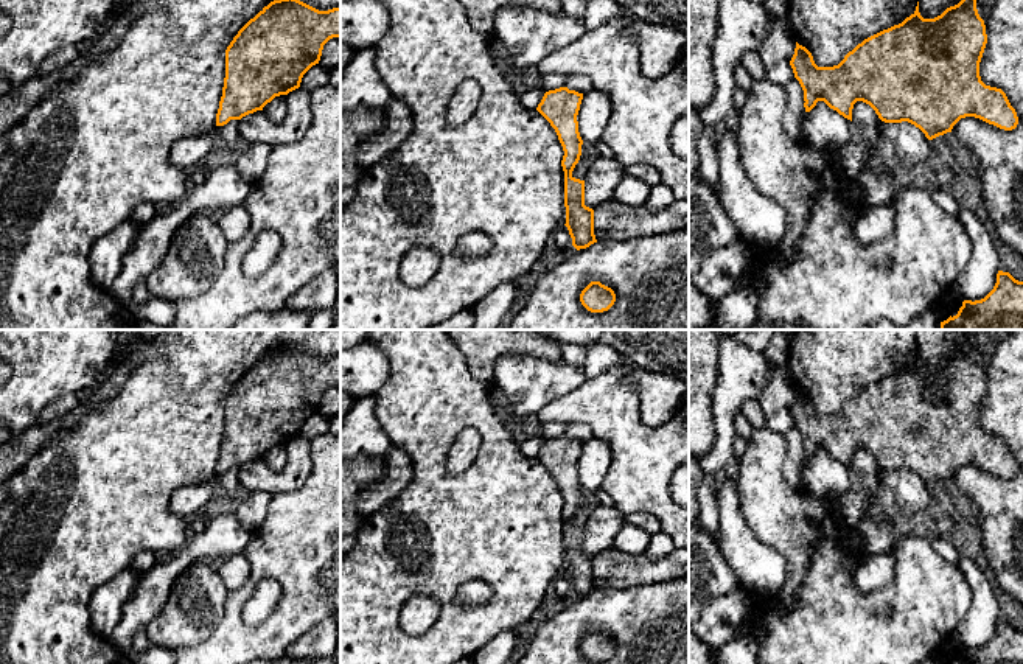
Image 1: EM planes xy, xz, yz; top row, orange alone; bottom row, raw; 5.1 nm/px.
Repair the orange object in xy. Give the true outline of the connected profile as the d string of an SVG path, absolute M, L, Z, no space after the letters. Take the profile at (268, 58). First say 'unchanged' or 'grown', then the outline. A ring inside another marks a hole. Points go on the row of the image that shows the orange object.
unchanged | M274 0L250 19L225 50L225 78L216 126L263 110L275 96L300 87L303 75L319 64L323 45L340 37L340 6L319 11L300 0Z

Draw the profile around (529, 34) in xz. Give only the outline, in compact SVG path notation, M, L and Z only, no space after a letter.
M508 6L496 12L491 31L518 67L535 67L547 54L578 39L585 19L566 12L547 12L527 6Z

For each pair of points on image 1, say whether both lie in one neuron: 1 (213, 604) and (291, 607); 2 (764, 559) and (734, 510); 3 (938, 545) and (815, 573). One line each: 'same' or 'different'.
1: different
2: same
3: different

